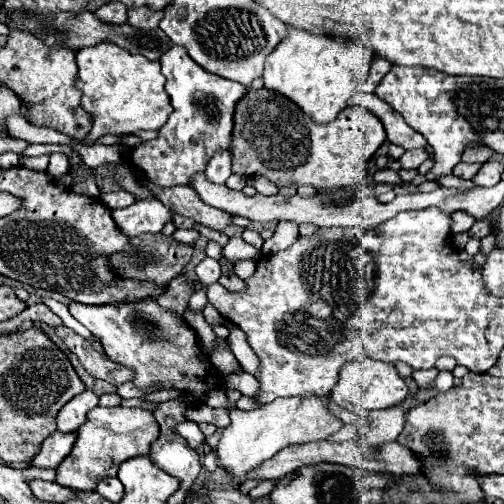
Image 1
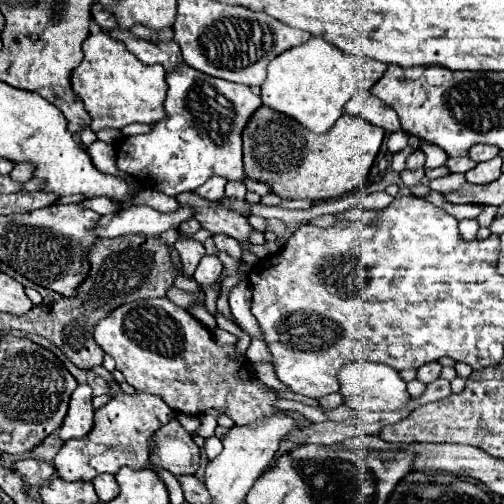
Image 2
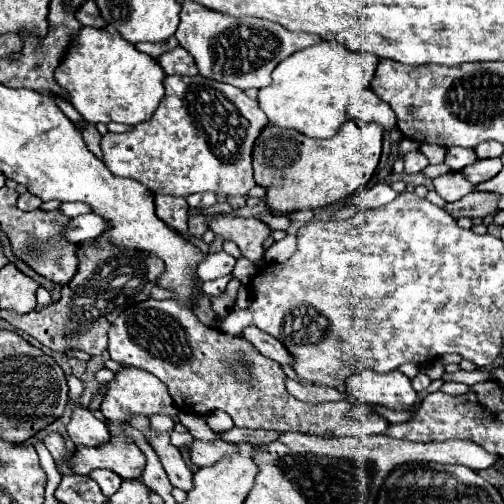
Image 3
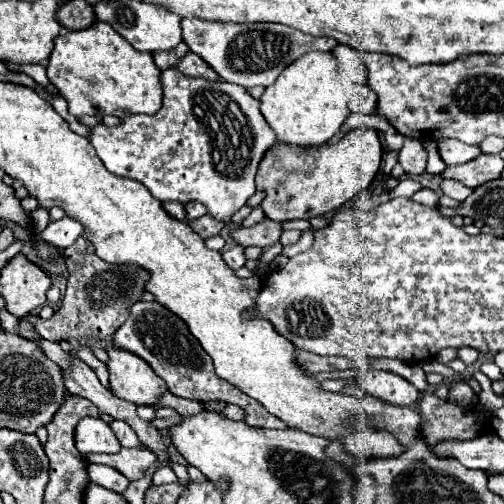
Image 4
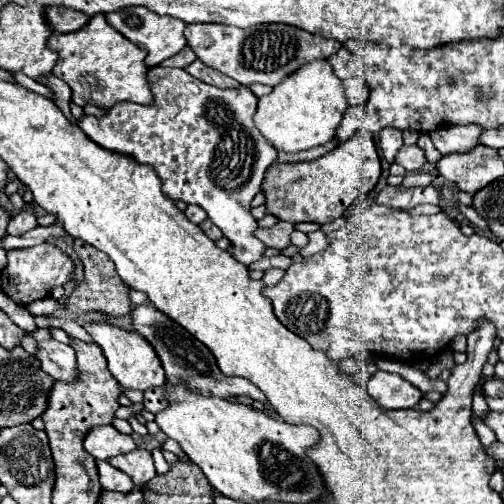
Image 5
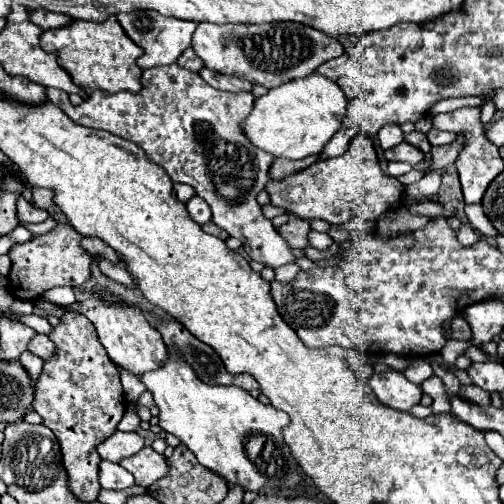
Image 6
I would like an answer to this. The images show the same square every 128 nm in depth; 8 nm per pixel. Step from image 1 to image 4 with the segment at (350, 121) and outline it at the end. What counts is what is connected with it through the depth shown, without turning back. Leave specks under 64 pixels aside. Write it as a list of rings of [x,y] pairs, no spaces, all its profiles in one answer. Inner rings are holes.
[[[354,128],[340,142],[324,146],[292,146],[276,142],[266,150],[258,166],[256,188],[266,192],[262,210],[266,218],[286,222],[294,218],[310,220],[324,216],[368,188],[380,168],[382,144],[374,128]]]

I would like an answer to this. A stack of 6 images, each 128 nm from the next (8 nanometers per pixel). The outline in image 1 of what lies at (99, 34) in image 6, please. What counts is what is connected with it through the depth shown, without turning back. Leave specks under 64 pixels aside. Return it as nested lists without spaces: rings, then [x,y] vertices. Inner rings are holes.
[[[102,42],[92,48],[82,48],[76,54],[76,66],[78,66],[78,84],[76,86],[82,90],[80,106],[88,114],[94,116],[90,134],[78,143],[90,146],[104,134],[134,134],[138,130],[160,130],[166,124],[166,120],[172,112],[172,104],[170,104],[170,96],[164,90],[166,78],[160,72],[160,62],[156,62],[156,60],[150,62],[148,58],[144,58],[140,54],[130,54],[128,50],[124,50],[116,44]]]

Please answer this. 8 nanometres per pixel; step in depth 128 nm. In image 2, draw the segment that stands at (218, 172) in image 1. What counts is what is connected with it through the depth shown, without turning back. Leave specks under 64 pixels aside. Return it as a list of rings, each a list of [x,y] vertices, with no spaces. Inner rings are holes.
[[[212,176],[208,178],[198,190],[196,194],[200,194],[206,200],[222,200],[224,198],[224,186],[226,186],[226,178],[224,176]]]

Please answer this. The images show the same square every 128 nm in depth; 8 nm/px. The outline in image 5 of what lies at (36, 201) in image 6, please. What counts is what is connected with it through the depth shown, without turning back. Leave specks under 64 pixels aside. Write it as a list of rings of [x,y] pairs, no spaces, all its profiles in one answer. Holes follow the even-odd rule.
[[[28,208],[26,212],[20,212],[18,216],[14,216],[10,222],[8,222],[8,228],[6,228],[6,234],[8,236],[20,236],[32,228],[36,228],[36,216],[34,216],[34,210]]]

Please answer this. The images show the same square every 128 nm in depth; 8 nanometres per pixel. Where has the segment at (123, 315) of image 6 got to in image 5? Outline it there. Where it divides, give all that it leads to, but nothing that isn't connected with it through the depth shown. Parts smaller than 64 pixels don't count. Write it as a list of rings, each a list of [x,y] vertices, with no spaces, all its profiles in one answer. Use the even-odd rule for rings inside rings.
[[[52,297],[32,302],[27,306],[32,315],[52,314],[59,308],[59,303]],[[84,324],[84,328],[90,332],[90,336],[94,338],[94,342],[102,348],[106,360],[108,360],[108,370],[112,372],[112,376],[118,380],[118,384],[128,390],[150,390],[150,388],[158,388],[166,382],[160,358],[156,356],[156,352],[152,350],[152,346],[136,332],[130,330],[120,330],[112,324]]]

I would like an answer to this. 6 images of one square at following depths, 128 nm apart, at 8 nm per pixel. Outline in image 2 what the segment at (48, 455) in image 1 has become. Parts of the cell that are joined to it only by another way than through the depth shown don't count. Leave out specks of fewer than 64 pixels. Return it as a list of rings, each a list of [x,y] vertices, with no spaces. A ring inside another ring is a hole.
[[[28,458],[28,460],[20,460],[16,462],[14,466],[16,472],[22,472],[24,476],[24,482],[28,486],[38,486],[38,484],[44,484],[52,478],[54,474],[54,466],[46,460],[34,460],[34,458]]]

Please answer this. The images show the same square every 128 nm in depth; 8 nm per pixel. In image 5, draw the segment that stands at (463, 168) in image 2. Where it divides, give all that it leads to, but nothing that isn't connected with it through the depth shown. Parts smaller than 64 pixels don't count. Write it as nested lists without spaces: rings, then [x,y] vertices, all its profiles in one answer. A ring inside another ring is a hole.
[[[452,126],[452,128],[438,128],[436,132],[430,132],[432,142],[442,156],[472,152],[478,146],[480,134],[482,128],[476,126]]]

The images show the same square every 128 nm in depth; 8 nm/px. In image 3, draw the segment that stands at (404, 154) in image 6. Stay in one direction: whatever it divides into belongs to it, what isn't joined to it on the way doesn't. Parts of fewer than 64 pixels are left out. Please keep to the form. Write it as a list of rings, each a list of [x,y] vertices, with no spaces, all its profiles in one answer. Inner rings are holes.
[[[414,150],[404,156],[404,164],[408,174],[416,174],[416,172],[422,172],[424,166],[428,166],[428,158],[420,150]]]

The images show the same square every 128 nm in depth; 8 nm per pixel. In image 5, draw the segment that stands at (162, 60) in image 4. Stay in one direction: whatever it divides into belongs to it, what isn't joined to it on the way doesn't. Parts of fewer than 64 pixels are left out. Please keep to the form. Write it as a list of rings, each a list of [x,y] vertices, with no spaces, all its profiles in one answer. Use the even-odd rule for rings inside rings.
[[[184,46],[176,56],[172,56],[172,58],[168,58],[168,60],[164,60],[162,62],[162,66],[176,66],[176,68],[186,68],[188,64],[192,64],[192,60],[196,58],[196,54],[188,48],[188,46]]]

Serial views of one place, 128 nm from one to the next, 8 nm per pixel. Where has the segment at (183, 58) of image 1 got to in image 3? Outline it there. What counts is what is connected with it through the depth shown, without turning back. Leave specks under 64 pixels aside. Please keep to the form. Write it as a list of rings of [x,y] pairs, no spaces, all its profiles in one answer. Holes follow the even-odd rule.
[[[166,76],[164,86],[164,100],[148,122],[134,126],[134,130],[126,134],[108,132],[102,136],[102,152],[108,170],[116,176],[142,182],[154,194],[170,194],[182,198],[206,190],[216,192],[222,198],[248,194],[248,190],[256,186],[252,178],[252,146],[260,134],[260,128],[264,128],[264,122],[268,122],[258,102],[248,98],[236,86],[204,76]]]

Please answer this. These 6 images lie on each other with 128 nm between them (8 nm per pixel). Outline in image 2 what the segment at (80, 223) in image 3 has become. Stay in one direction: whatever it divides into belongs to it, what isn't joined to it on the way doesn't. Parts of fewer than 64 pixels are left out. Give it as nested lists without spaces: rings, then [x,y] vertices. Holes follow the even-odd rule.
[[[130,206],[114,214],[102,216],[94,232],[100,238],[116,238],[124,234],[148,234],[160,236],[170,228],[178,228],[180,222],[192,218],[192,208],[178,208],[174,212],[158,212],[150,206]]]

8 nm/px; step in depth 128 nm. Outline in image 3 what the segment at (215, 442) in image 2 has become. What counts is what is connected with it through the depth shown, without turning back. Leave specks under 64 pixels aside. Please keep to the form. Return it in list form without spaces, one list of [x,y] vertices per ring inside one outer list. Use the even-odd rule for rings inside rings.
[[[180,412],[178,418],[180,418],[180,422],[190,430],[190,434],[192,434],[196,440],[204,440],[204,442],[214,440],[216,434],[208,428],[208,424],[204,422],[204,416],[194,416],[194,414],[184,414],[184,412]]]

